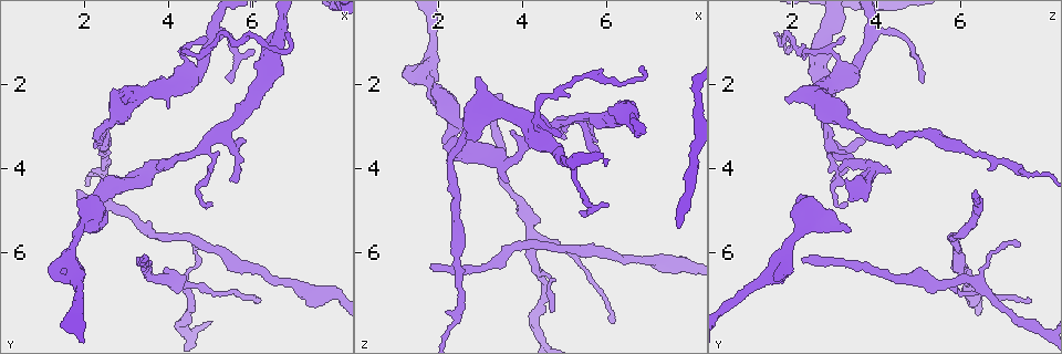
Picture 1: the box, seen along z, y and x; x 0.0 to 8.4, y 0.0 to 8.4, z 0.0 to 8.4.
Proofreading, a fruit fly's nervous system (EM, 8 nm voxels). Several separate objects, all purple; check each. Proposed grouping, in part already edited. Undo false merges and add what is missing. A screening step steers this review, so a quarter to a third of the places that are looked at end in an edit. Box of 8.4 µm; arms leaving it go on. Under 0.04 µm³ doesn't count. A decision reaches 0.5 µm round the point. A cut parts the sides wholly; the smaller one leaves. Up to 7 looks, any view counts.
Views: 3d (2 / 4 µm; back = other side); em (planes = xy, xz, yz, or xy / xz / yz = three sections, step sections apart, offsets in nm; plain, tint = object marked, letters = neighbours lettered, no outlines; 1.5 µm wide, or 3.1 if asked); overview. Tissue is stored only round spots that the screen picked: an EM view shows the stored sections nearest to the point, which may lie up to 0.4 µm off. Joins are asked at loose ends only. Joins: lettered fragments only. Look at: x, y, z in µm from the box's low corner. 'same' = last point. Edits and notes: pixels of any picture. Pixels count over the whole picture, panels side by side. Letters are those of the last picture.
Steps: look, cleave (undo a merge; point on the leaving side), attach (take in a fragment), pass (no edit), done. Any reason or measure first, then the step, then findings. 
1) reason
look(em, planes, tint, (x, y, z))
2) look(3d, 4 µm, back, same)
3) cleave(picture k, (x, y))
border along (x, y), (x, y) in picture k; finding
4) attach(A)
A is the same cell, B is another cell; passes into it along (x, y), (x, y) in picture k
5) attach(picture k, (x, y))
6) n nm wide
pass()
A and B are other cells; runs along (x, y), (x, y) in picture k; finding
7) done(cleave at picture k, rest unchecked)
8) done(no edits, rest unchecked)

calibre changes
look(em, xz, step 4, letters, (2.45, 3.15, 4.95))

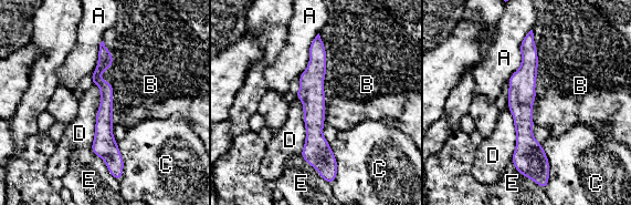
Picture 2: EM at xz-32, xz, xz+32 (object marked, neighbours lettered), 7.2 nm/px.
look(em, yz, step 4, letters, same)

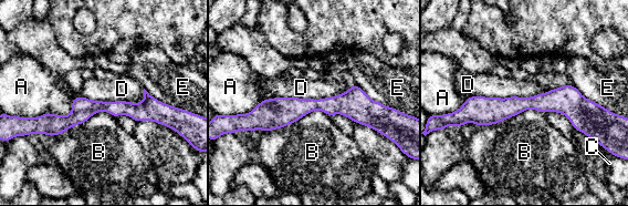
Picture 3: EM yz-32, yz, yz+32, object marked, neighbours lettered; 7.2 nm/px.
140 nm wide
pass()
A, B, C, D and E are other cells; border along (552, 89), (530, 96), (468, 98) in picture 3; one cell here

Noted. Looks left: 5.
an open end
look(3d, 4 µm, (2.90, 2.40, 1.80))

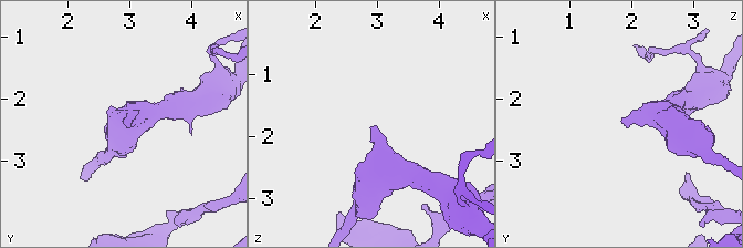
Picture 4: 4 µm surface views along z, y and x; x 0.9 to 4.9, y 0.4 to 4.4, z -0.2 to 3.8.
look(em, planes, plain, (2.90, 2.35, 1.85))

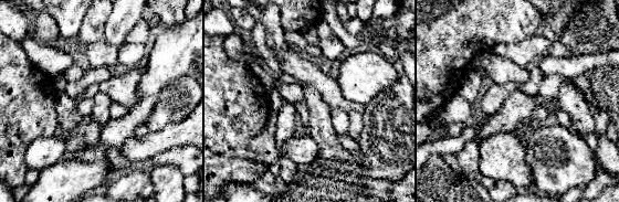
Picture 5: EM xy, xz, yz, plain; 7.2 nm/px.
look(em, planes, letters, same)

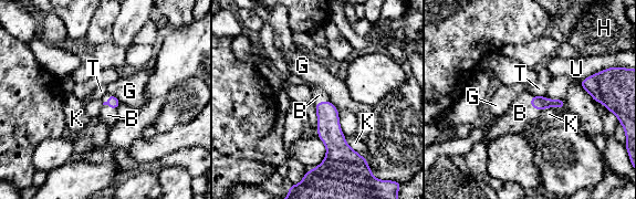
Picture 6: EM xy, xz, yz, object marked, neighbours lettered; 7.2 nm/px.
attach(B)
B is the same cell, G, H, K, T and U are other cells; passes into it along (113, 102), (104, 104), (107, 115) in picture 6; the cell continues

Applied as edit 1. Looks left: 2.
long arm stops here
look(3d, 4 µm, (3.45, 6.10, 2.20))

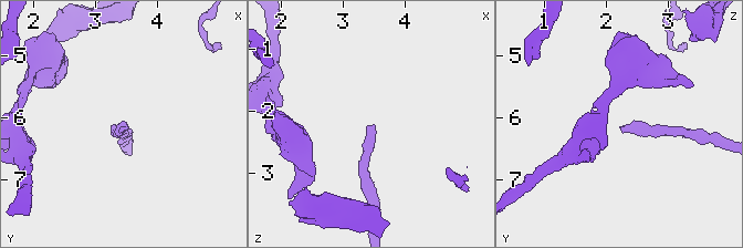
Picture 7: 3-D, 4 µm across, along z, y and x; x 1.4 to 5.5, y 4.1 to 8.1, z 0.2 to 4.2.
now the EM
look(em, planes, letters, (3.50, 6.10, 2.25))

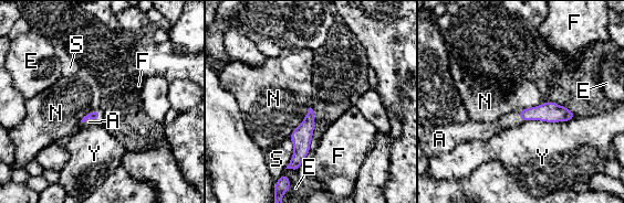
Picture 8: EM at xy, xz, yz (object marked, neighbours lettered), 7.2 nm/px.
attach(A)
A is the same cell, E, F, N, S and Y are other cells; passes into it along (95, 115), (86, 119), (89, 121) in picture 8; it goes on there

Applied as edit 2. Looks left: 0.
done(attach at picture 6, attach at picture 8, rest unchecked)

